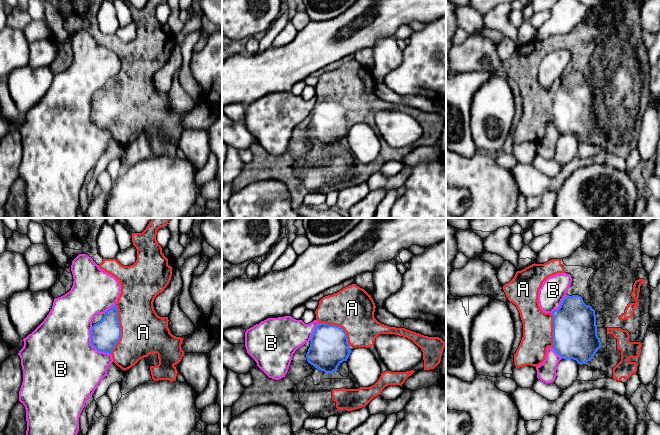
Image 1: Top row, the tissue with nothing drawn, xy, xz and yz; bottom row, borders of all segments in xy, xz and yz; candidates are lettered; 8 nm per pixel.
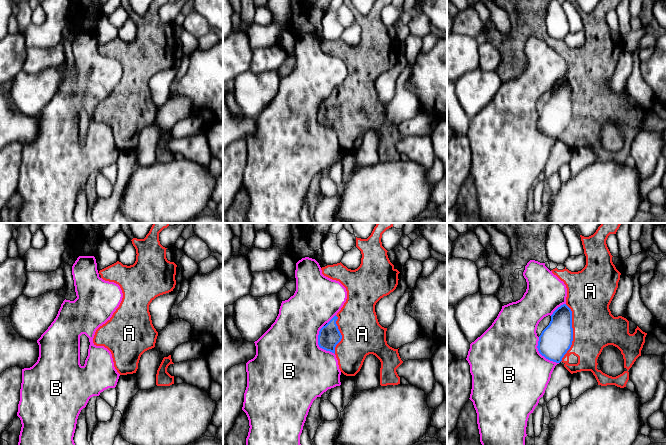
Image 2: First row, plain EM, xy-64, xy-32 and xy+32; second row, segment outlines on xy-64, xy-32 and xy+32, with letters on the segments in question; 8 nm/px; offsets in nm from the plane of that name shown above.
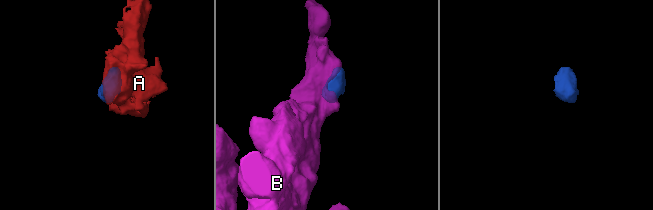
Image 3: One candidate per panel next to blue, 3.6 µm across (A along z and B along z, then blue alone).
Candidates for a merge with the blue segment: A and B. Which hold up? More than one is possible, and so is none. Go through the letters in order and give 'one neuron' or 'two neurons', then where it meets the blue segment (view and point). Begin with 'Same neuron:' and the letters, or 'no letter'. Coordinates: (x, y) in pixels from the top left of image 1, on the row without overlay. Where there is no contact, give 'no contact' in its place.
Same neuron: A
A: one neuron; meets blue in xy at (120, 105)
B: two neurons; meets blue in xy at (92, 121)

